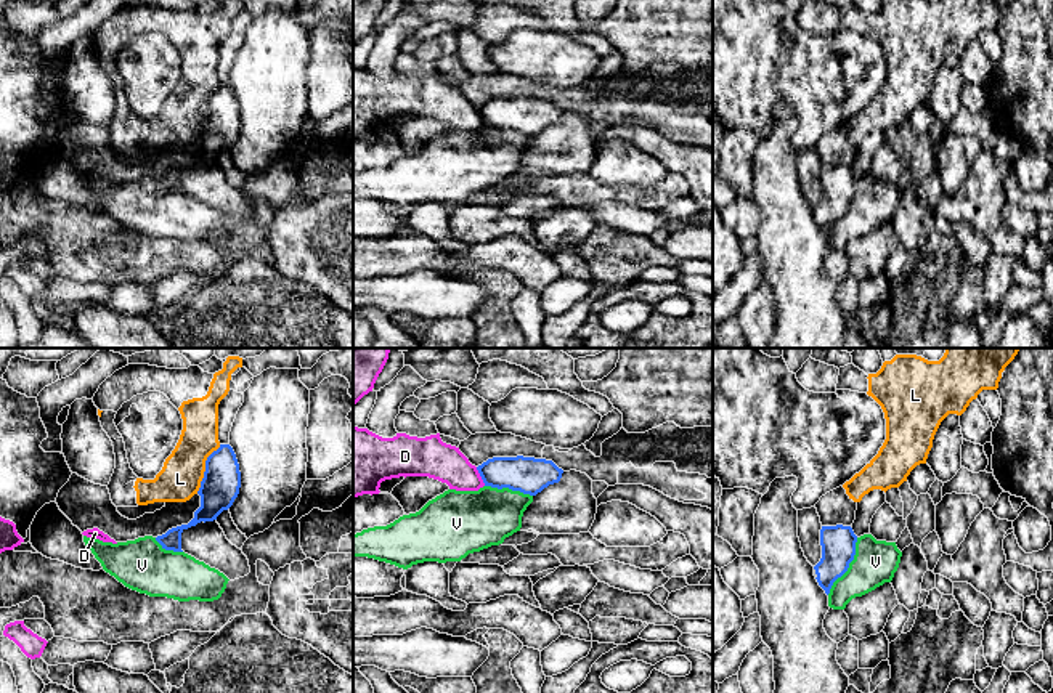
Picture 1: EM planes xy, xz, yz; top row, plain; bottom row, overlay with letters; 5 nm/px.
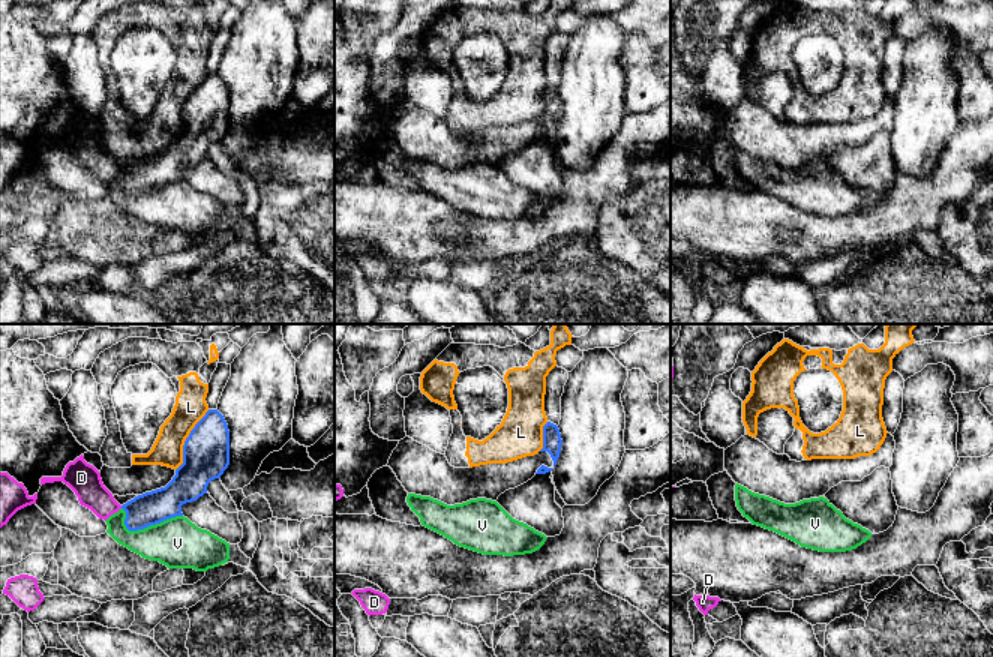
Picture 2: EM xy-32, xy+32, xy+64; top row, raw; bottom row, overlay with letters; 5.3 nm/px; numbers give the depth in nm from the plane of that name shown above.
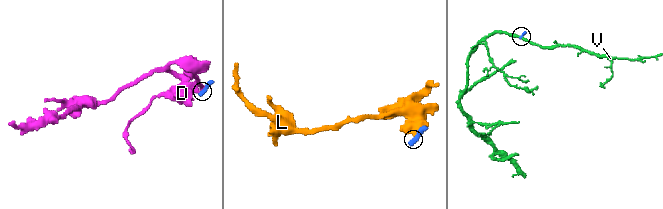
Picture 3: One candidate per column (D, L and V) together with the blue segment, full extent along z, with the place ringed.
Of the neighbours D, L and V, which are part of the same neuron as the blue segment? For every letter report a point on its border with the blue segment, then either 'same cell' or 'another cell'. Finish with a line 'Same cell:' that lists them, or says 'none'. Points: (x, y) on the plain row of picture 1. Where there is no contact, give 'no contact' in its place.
D: contact xz (480, 116); another cell
L: contact xy (206, 109); another cell
V: contact yz (848, 207); another cell
Same cell: none

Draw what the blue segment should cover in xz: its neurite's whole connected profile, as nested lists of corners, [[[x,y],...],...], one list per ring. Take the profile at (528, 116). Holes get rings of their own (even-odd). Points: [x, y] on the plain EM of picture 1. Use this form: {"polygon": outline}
{"polygon": [[[493,98],[477,107],[485,127],[509,128],[536,136],[549,125],[559,124],[563,111],[552,101],[535,98]]]}

